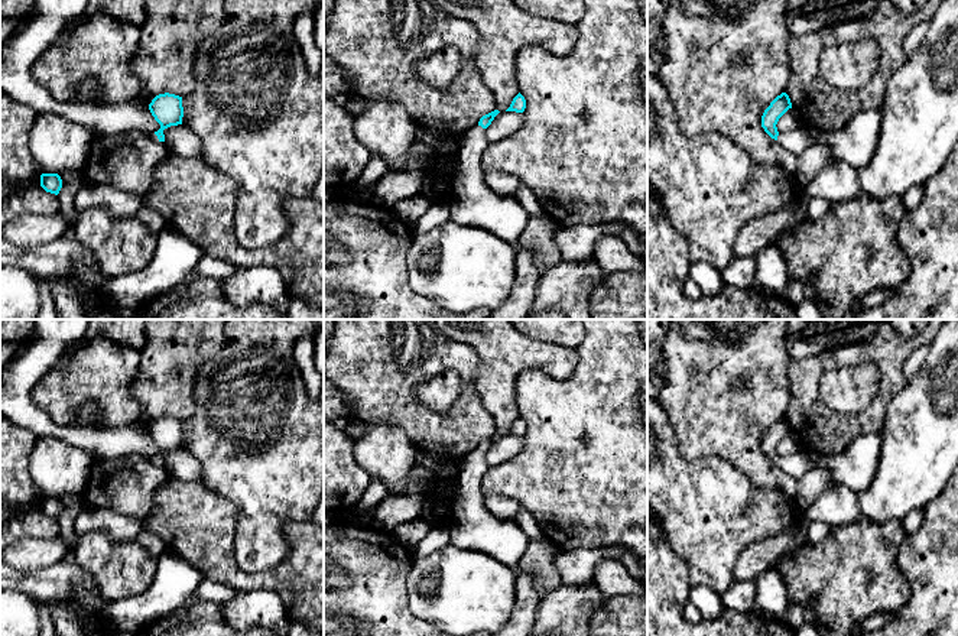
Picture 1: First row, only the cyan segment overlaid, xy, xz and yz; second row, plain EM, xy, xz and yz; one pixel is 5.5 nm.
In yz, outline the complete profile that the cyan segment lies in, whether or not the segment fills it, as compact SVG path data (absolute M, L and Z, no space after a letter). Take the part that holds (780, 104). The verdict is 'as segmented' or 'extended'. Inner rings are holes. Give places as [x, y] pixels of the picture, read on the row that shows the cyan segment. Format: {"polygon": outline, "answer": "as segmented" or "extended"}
{"polygon": "M782 93L761 116L764 132L789 152L798 156L814 145L827 145L834 159L840 159L857 171L870 163L881 132L880 108L857 113L841 130L821 130L818 134L812 134L802 124L790 133L779 133L776 124L789 108L792 108L790 98Z", "answer": "extended"}

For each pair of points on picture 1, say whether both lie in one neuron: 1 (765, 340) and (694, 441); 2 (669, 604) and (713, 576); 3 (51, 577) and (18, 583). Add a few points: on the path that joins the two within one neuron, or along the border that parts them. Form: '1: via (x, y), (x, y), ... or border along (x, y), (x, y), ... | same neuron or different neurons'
1: via (740, 364), (726, 379), (721, 402), (711, 417) | same neuron
2: border along (678, 554), (687, 567), (691, 586) | different neurons
3: via (42, 581), (26, 581) | same neuron

